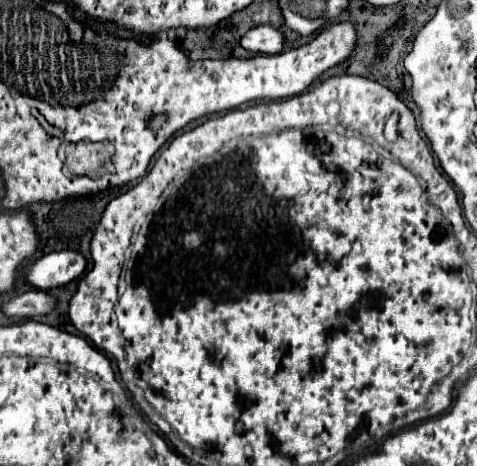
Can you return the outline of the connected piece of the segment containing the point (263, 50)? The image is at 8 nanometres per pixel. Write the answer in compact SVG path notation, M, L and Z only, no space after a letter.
M261 24L251 28L241 40L239 44L253 54L277 54L283 50L283 34L279 30L275 30L273 26Z

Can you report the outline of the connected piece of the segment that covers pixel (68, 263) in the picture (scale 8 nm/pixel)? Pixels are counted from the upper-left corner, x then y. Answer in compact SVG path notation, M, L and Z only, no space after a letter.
M73 250L49 252L27 266L23 276L33 288L49 290L79 278L85 270L85 264L85 258Z

